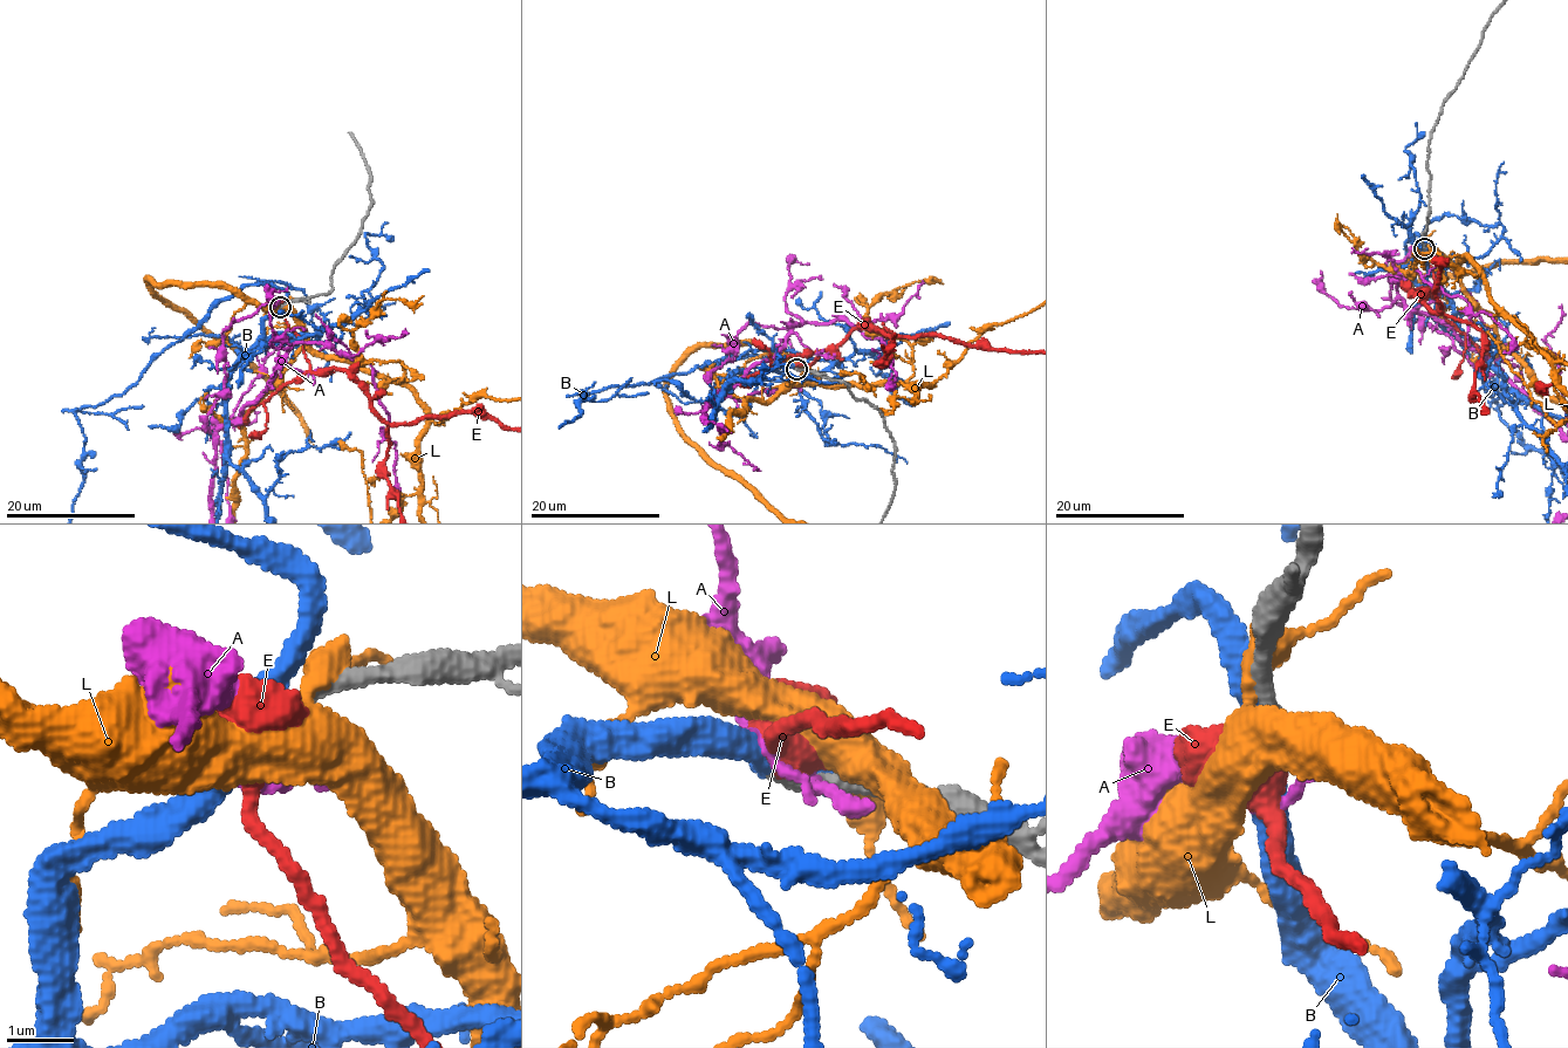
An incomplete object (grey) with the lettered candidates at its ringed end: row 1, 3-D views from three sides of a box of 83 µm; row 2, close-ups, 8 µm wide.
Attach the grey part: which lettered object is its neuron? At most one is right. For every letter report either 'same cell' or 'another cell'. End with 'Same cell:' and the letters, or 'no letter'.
A: another cell
B: same cell
E: another cell
L: another cell
Same cell: B

